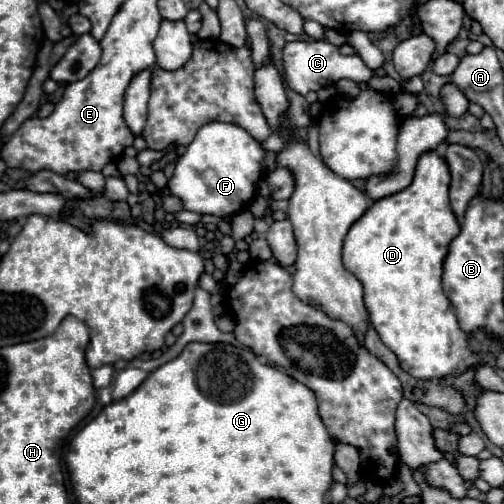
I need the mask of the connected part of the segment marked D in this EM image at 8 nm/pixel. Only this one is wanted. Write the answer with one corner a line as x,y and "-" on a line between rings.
428,151
424,153
420,159
418,159
418,165
416,165
416,175
414,175
414,181
410,187
406,187
404,191
400,193
394,193
390,197
384,197
384,199
378,199
374,201
374,205
350,227
346,239
344,239
344,249
342,249
342,263
344,267
358,277
358,281
364,285
364,303
366,303
366,309
370,313
370,323
372,327
378,331
380,339
386,343
386,347
390,347
396,357
400,359
400,365
406,373
410,373
412,377
418,377
418,379
440,379
440,377
446,377
446,375
452,375
452,373
462,373
464,369
468,369
472,363
474,363
474,355
472,351
468,349
468,335
458,327
458,321
456,321
456,313
454,313
454,307
450,305
448,297
444,295
442,291
442,265
444,265
444,259
448,255
448,243
452,243
452,239
460,233
460,225
458,225
458,219
456,215
452,213
450,209
450,203
448,203
448,183
452,181
452,175
448,175
448,163
444,163
444,157
440,157
438,153
434,151

